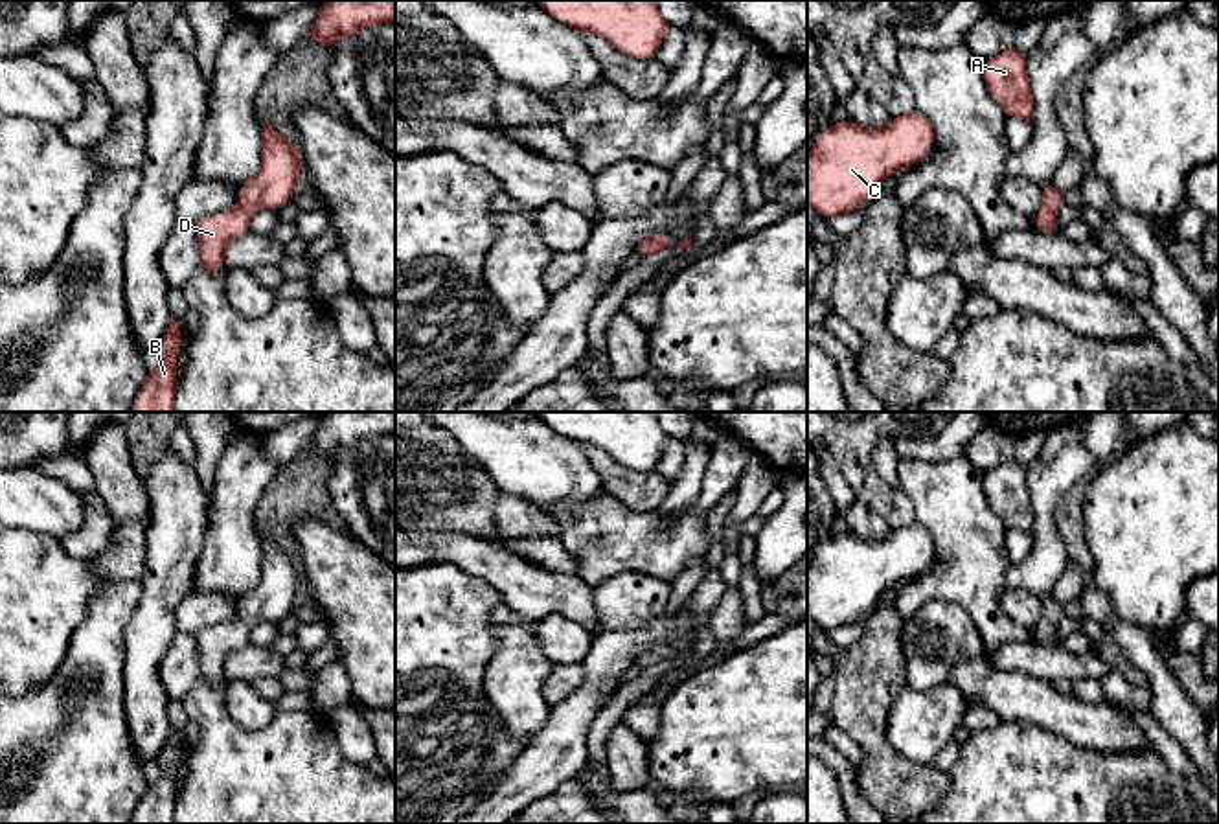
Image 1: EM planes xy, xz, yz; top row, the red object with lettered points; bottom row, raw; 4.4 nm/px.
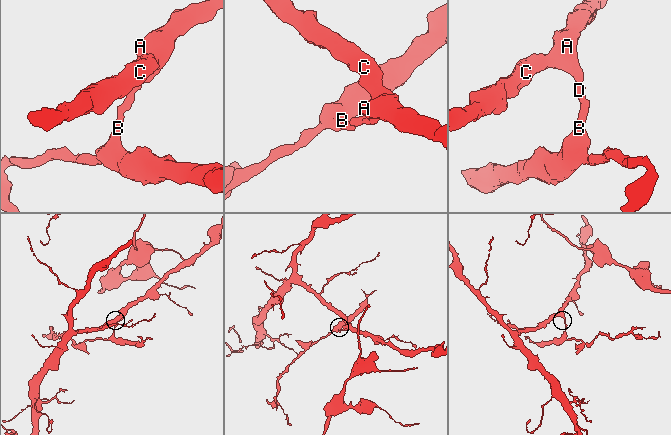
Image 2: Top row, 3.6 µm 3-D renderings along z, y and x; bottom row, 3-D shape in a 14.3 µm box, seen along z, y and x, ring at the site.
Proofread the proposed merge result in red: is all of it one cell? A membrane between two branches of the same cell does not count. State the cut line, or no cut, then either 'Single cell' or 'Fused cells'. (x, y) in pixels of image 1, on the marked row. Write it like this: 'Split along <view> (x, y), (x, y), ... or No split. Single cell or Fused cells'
No split. Single cell

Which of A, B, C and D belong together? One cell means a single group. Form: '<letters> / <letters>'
A B C D

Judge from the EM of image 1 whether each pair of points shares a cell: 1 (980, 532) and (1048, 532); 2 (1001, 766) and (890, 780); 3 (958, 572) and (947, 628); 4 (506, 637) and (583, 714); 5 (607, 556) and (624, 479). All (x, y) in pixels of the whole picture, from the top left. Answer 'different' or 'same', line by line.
1: different
2: different
3: different
4: different
5: different

